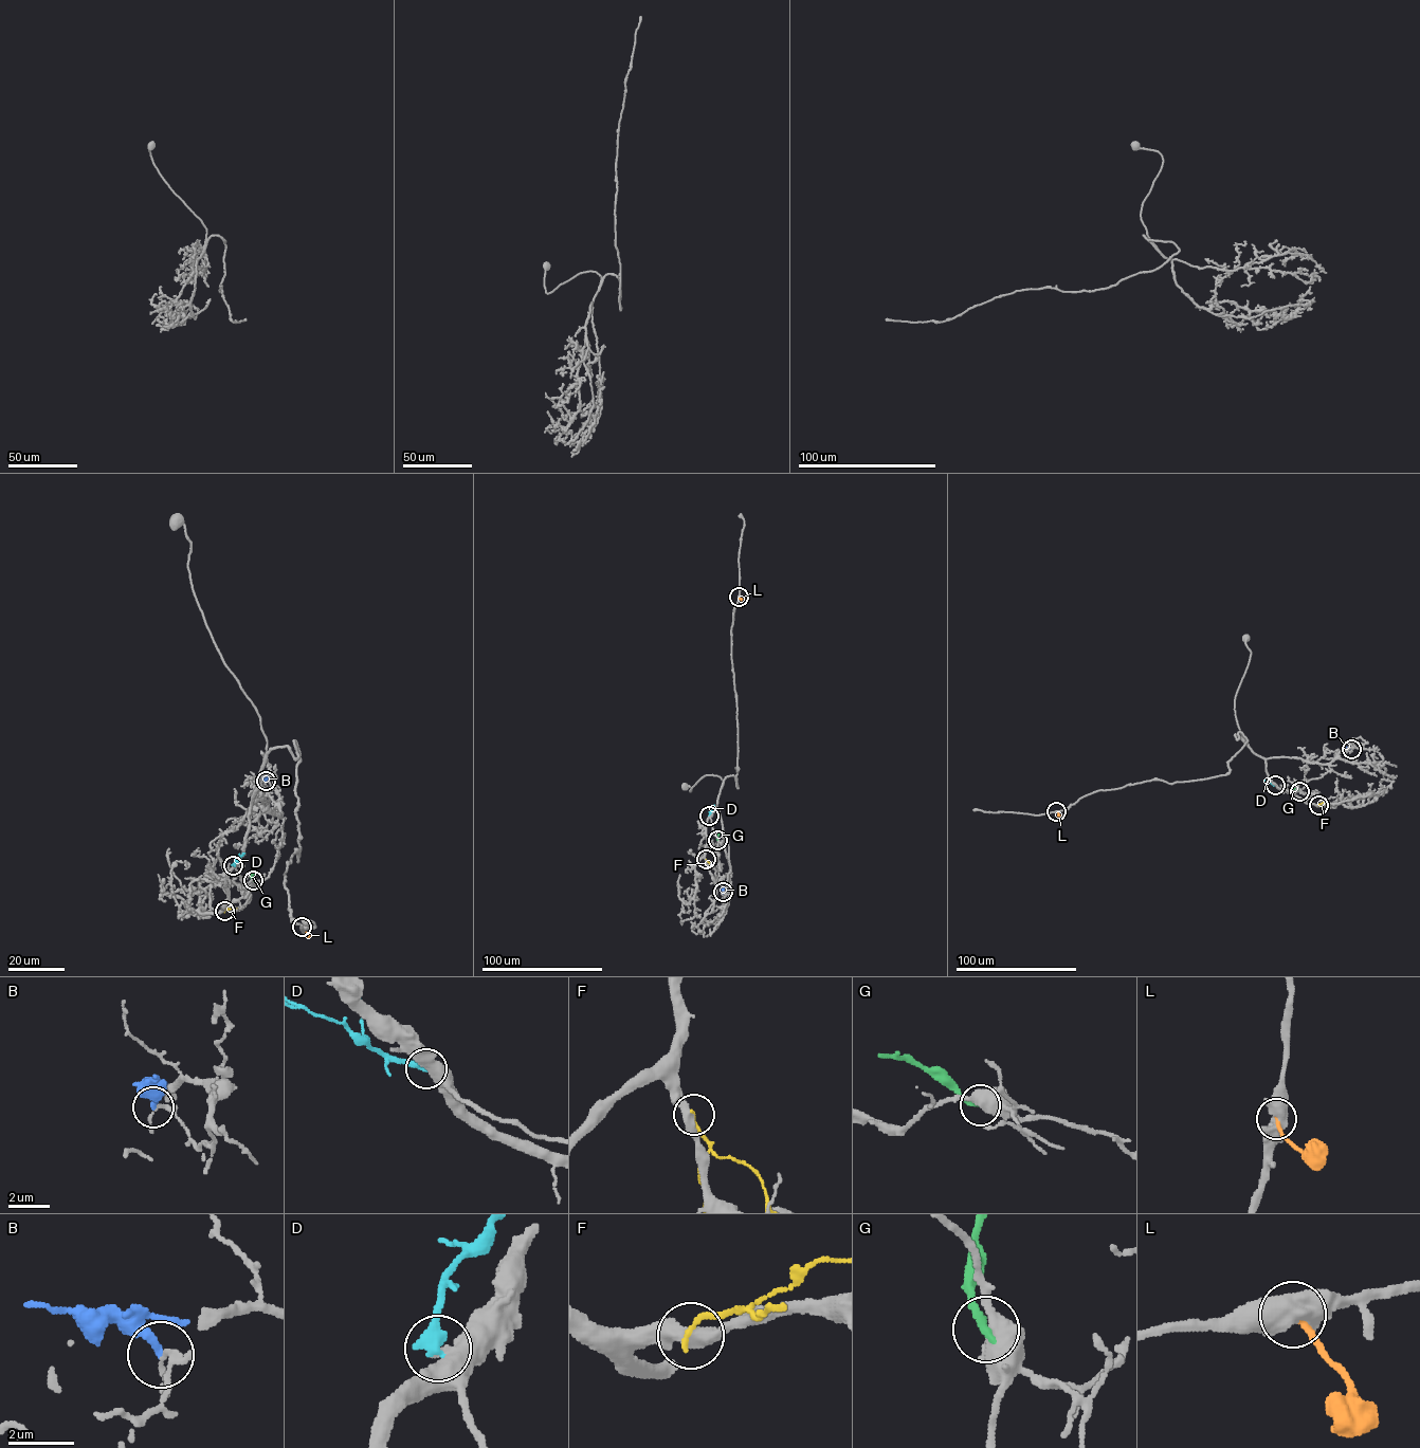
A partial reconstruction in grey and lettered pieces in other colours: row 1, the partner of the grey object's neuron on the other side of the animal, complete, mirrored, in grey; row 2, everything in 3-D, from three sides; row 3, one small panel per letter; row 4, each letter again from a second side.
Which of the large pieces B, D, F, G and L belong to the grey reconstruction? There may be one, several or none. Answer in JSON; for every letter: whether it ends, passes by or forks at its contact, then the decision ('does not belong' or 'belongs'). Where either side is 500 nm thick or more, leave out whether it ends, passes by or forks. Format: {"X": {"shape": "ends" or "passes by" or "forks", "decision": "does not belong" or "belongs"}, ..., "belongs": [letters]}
{"B": {"shape": "ends", "decision": "does not belong"}, "D": {"shape": "ends", "decision": "does not belong"}, "F": {"shape": "ends", "decision": "does not belong"}, "G": {"decision": "does not belong"}, "L": {"decision": "does not belong"}, "belongs": []}

